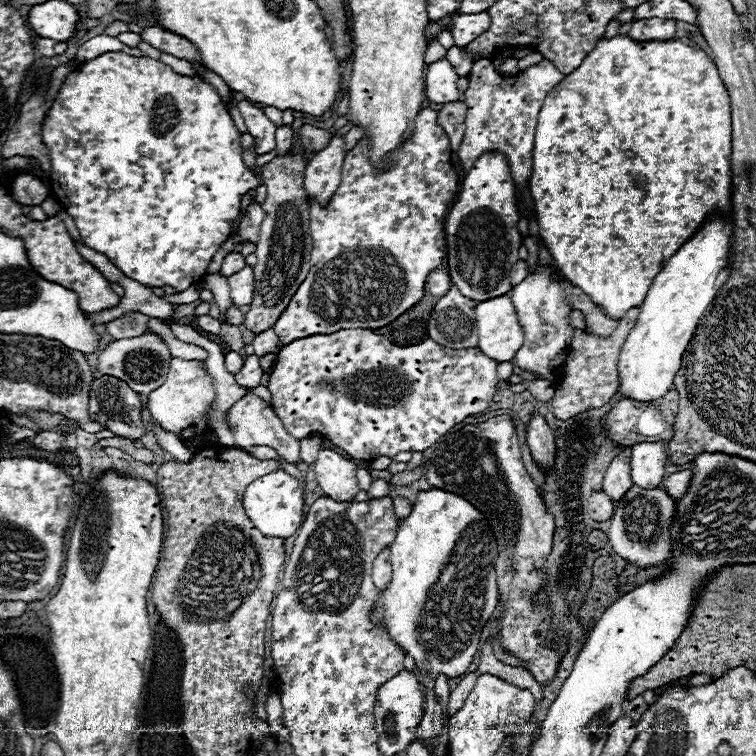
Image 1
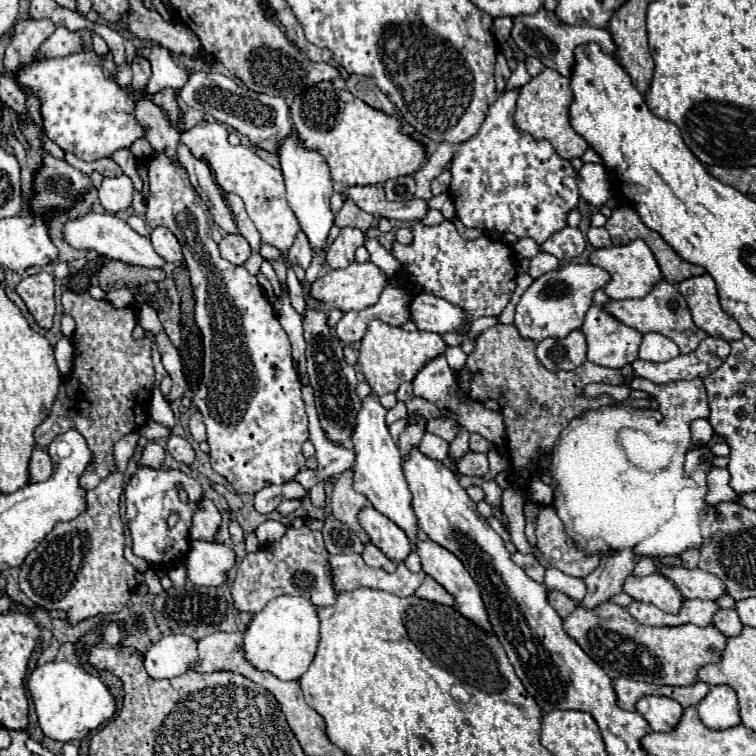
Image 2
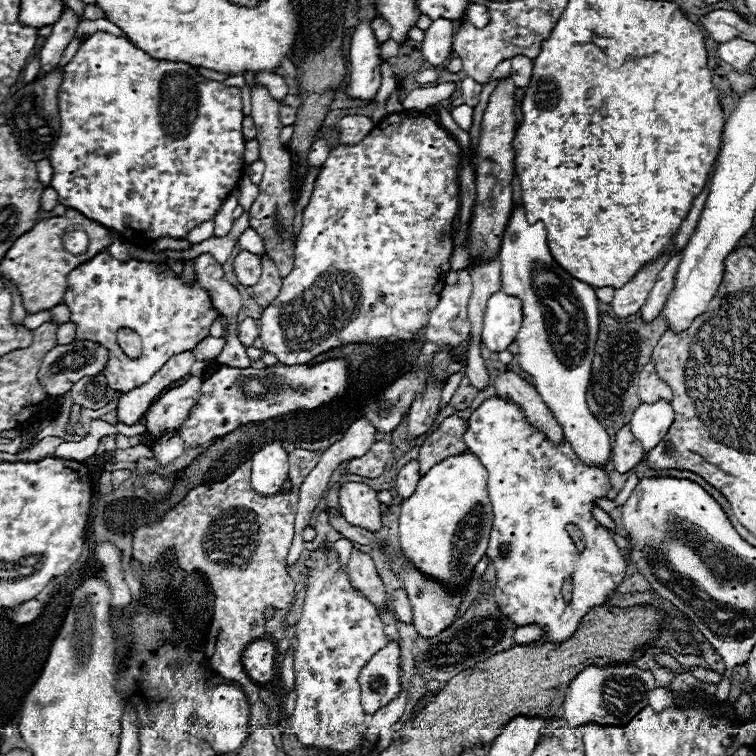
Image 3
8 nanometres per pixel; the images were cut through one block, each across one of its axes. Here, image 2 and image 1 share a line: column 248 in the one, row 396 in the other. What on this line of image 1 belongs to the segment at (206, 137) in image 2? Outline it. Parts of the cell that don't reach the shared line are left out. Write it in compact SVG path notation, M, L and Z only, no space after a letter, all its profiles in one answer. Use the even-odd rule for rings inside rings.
M172 358L166 382L158 390L148 394L148 410L164 430L176 434L180 440L188 440L210 431L208 411L215 398L213 379L206 372L202 362Z

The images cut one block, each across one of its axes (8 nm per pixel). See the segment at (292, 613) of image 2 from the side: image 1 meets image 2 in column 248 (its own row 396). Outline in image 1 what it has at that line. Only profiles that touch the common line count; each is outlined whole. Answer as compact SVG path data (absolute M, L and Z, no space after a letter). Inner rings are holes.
M712 216L704 222L704 226L664 264L662 272L654 278L644 304L640 306L640 316L632 332L628 334L620 358L618 358L618 390L624 394L624 398L636 400L636 402L650 402L656 398L662 398L668 390L672 390L674 376L680 370L682 354L706 310L706 306L716 298L716 292L720 286L728 280L728 246L732 238L732 216L728 220L720 220L718 216Z

